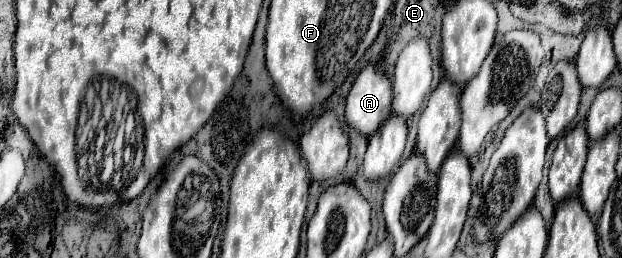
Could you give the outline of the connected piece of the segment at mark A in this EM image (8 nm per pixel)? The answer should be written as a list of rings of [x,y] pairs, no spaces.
[[[372,63],[356,77],[346,97],[346,123],[368,137],[390,115],[392,83]]]

